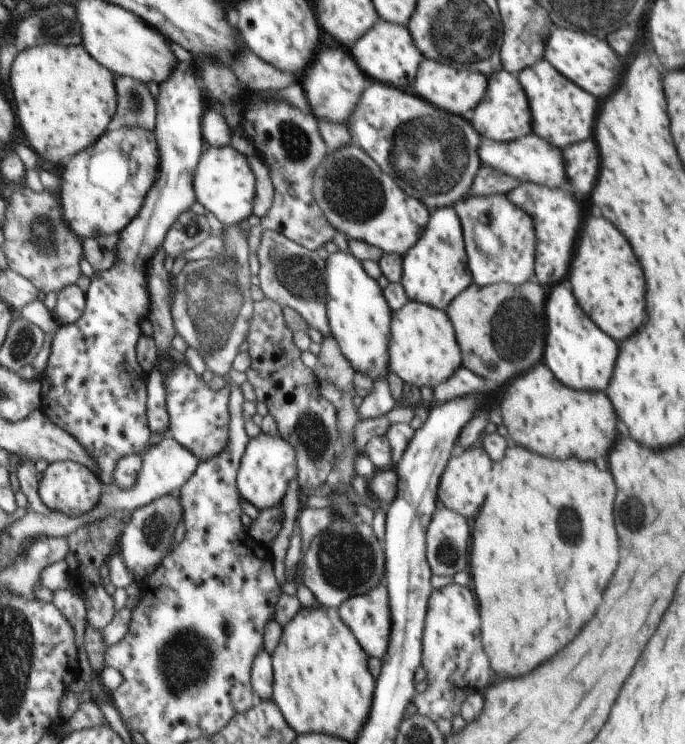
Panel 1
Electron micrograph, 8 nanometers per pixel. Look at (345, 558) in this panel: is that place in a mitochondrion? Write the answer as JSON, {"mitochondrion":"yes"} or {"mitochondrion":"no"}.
{"mitochondrion":"yes"}

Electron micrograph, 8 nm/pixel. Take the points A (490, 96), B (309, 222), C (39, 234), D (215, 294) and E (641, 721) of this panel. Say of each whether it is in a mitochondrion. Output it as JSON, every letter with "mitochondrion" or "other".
{"A":"other","B":"mitochondrion","C":"mitochondrion","D":"mitochondrion","E":"other"}

